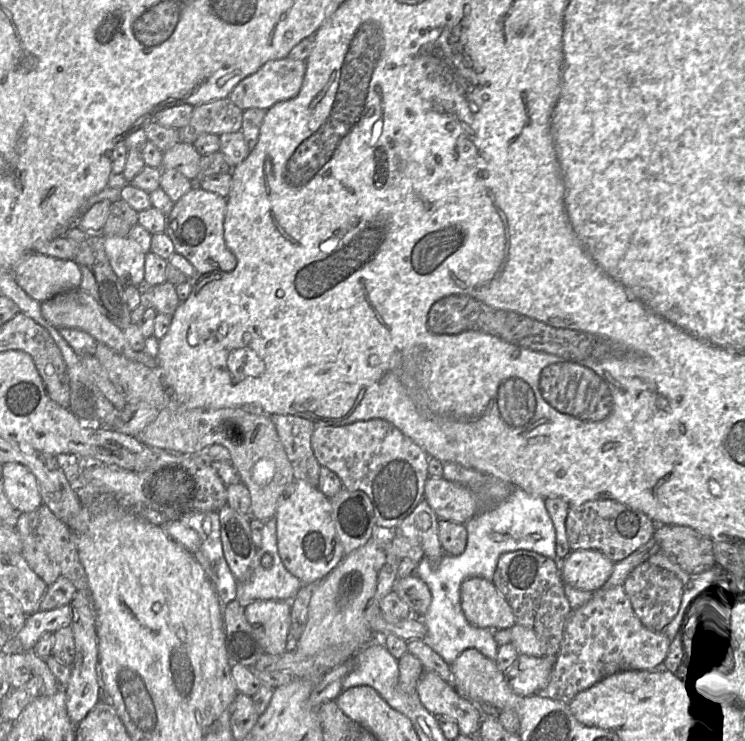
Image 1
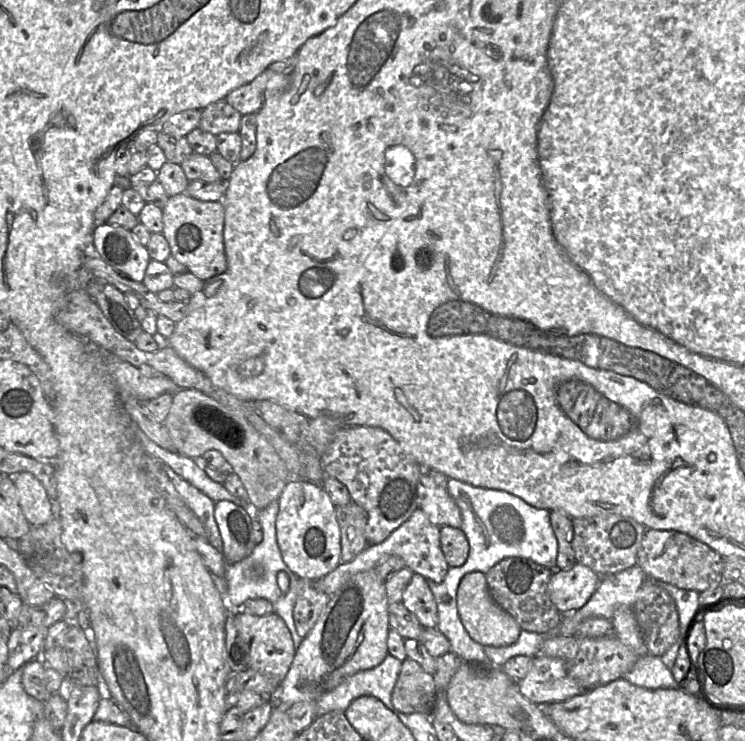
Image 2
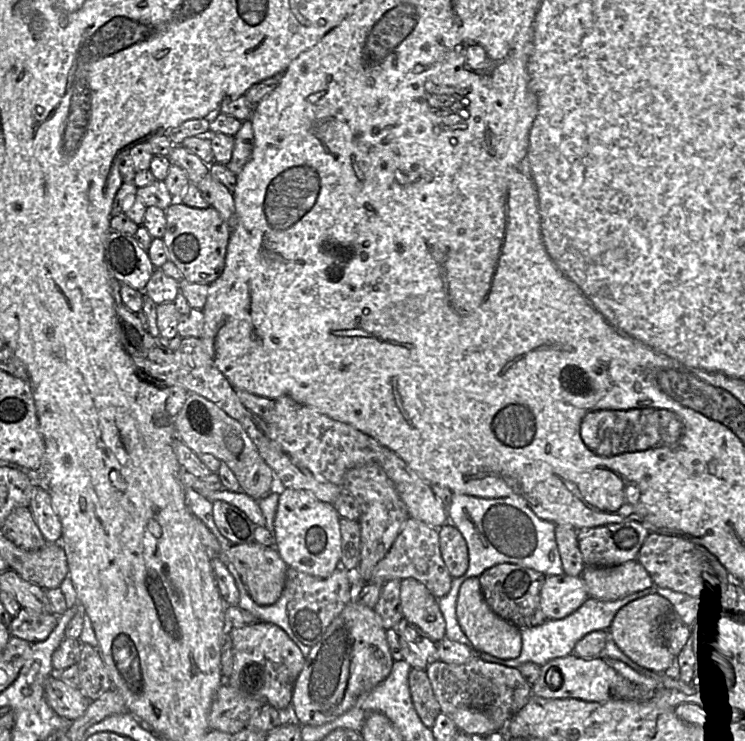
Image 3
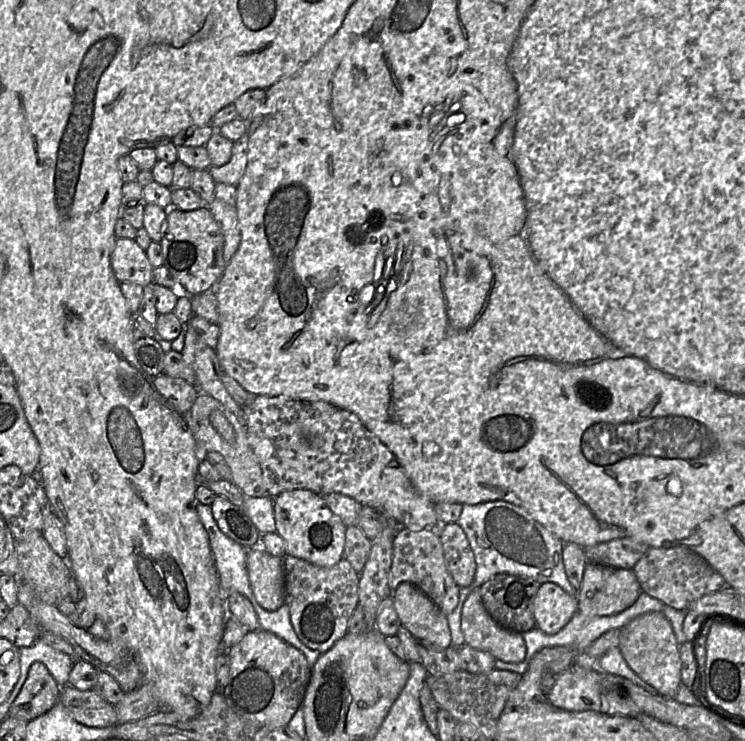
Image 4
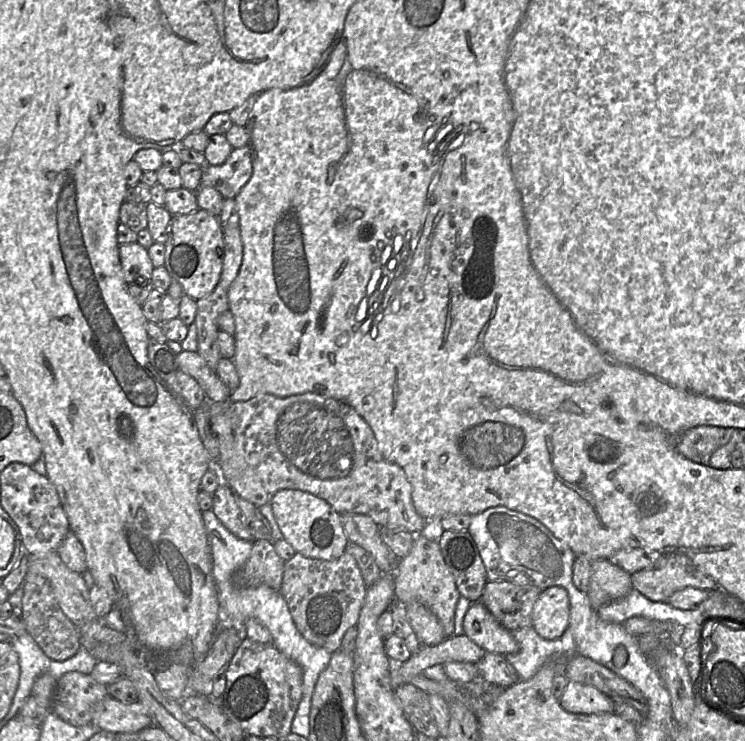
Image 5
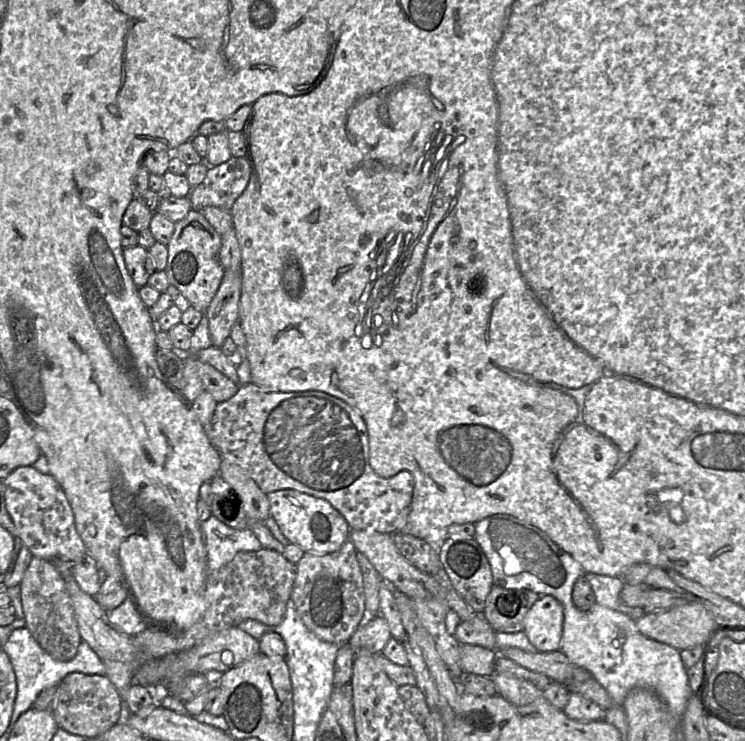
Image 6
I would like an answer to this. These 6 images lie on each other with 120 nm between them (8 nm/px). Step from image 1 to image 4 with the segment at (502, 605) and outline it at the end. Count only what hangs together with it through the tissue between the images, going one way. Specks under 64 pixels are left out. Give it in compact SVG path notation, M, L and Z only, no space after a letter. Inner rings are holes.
M479 588L466 597L460 615L460 626L465 643L491 654L495 659L519 663L526 655L522 633L499 625L485 609Z

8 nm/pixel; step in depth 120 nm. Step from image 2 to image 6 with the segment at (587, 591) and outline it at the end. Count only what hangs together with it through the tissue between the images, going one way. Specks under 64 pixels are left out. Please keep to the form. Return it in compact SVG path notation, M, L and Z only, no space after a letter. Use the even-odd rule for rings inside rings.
M551 595L541 596L527 612L524 633L540 653L560 651L564 613L562 604Z

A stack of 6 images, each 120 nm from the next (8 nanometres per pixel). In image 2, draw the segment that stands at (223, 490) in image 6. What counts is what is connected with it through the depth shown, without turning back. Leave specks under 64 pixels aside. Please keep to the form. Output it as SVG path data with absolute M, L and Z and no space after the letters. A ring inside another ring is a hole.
M230 501L215 502L214 517L222 538L225 563L236 563L251 554L254 546L253 528L242 506Z

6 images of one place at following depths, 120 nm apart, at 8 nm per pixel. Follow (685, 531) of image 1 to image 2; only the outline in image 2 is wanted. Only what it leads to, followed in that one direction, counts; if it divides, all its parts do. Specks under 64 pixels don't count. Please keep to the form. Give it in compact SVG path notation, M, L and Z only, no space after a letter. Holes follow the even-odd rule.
M646 529L638 547L636 564L647 579L662 581L684 590L703 592L723 583L722 556L703 542L682 532Z

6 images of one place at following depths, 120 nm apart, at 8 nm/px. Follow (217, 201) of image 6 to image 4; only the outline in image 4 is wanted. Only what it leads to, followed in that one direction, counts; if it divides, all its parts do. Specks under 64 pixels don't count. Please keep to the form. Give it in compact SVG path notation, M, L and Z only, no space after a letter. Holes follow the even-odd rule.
M248 130L239 139L233 142L232 155L228 163L222 166L213 166L208 169L215 183L224 183L236 186L245 174L248 162Z

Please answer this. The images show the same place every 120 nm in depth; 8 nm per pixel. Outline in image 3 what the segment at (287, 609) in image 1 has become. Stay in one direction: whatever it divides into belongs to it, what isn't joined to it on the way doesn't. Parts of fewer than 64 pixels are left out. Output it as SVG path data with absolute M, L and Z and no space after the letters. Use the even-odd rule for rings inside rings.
M256 621L239 628L230 626L228 636L233 645L233 670L227 685L248 699L264 702L277 710L292 705L294 685L305 657L285 631L277 625Z

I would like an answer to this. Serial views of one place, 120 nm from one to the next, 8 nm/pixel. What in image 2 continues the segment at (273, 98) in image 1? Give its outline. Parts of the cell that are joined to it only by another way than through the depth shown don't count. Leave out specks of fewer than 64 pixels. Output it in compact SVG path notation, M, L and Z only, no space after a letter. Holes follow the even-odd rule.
M266 69L250 83L243 85L225 97L225 101L240 114L255 114L265 101L284 92L291 83L291 75Z

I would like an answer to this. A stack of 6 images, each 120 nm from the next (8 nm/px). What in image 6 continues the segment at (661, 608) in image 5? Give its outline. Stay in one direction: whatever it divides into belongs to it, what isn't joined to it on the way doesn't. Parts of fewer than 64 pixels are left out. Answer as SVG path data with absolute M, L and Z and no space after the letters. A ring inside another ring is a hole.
M594 573L585 574L585 578L594 592L597 604L622 612L634 621L645 613L643 608L629 607L621 601L620 592L624 586L622 578Z

